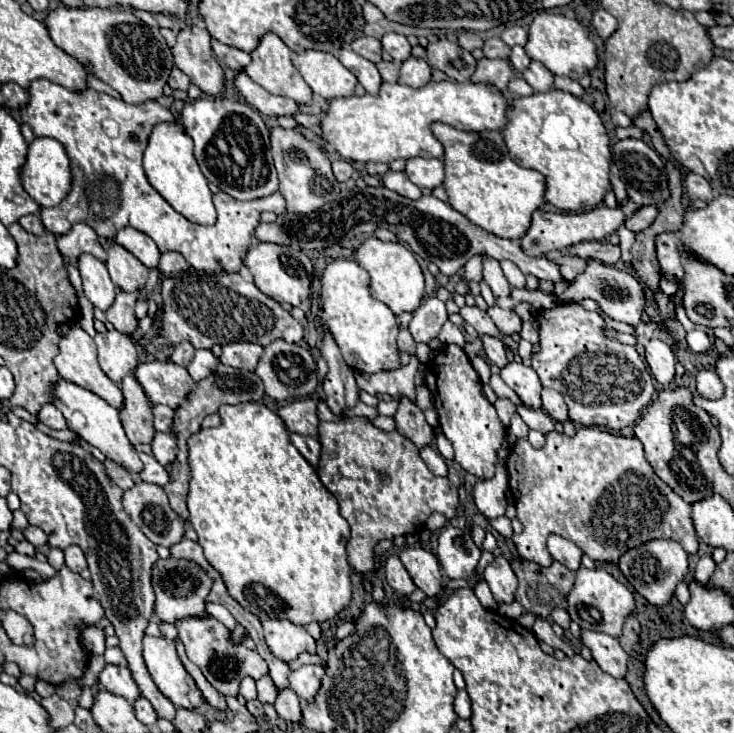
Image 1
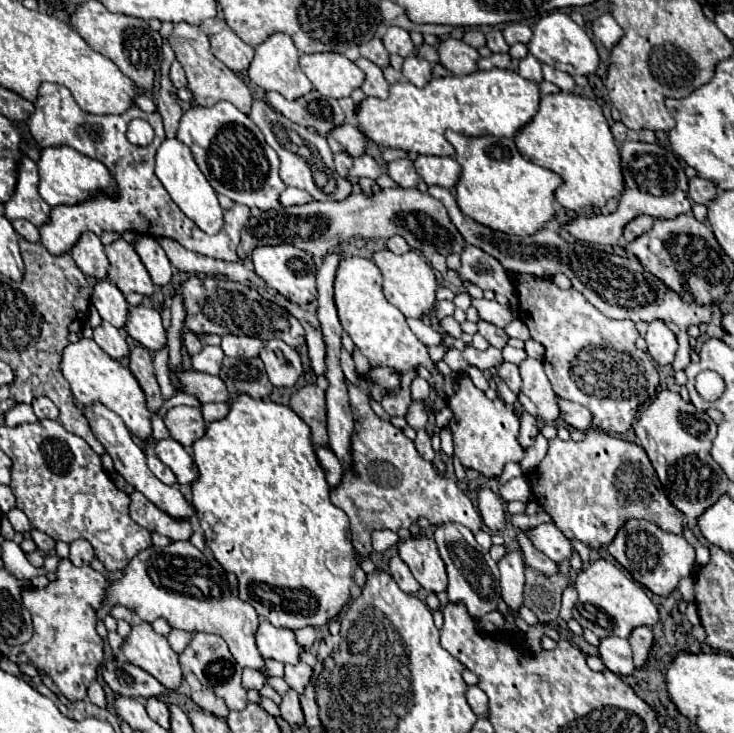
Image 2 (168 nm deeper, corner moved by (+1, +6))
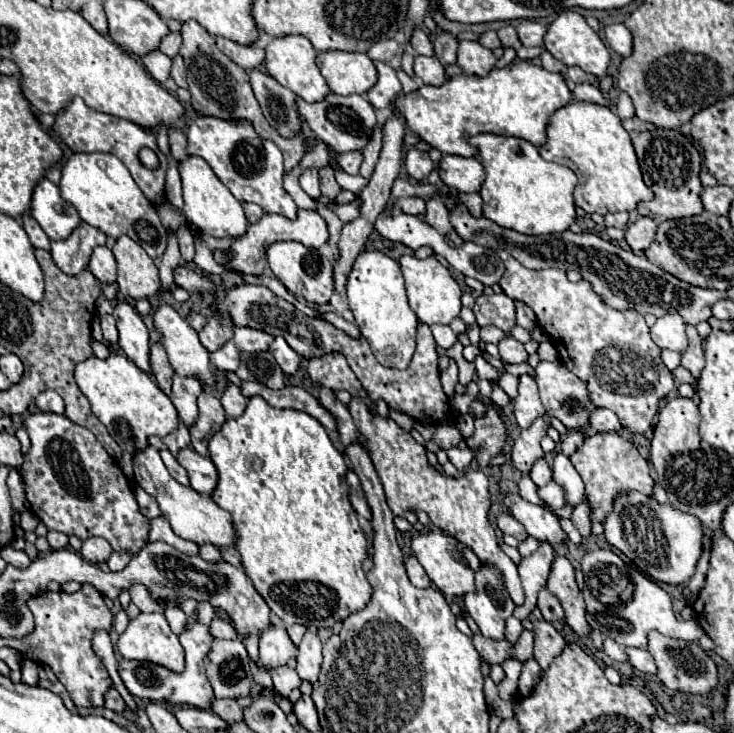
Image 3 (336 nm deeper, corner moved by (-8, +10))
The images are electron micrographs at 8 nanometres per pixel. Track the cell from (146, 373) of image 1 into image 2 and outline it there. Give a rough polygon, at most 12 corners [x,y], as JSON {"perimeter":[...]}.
{"perimeter":[[179,370],[187,394],[205,402],[227,402],[219,376]]}

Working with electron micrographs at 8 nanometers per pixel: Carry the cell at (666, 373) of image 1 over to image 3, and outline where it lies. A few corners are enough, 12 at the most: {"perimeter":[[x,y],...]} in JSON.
{"perimeter":[[666,314],[652,326],[660,348],[682,354],[688,348],[680,314]]}

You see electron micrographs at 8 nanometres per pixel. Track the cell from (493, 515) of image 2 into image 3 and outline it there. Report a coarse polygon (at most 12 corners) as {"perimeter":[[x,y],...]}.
{"perimeter":[[508,512],[496,516],[504,534],[524,540],[528,536],[514,516]]}

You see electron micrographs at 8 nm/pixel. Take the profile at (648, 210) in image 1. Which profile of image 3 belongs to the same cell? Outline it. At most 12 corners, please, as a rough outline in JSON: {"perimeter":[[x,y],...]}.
{"perimeter":[[644,216],[630,224],[624,238],[634,252],[650,246],[656,222]]}

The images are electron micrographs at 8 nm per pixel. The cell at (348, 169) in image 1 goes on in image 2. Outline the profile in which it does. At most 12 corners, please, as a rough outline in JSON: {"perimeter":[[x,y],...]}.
{"perimeter":[[347,152],[335,154],[335,170],[339,176],[349,174],[351,156]]}

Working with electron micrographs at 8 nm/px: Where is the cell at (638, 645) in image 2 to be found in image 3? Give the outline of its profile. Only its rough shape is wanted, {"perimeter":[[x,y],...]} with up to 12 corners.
{"perimeter":[[648,634],[656,676],[672,690],[704,694],[716,664],[698,644]]}

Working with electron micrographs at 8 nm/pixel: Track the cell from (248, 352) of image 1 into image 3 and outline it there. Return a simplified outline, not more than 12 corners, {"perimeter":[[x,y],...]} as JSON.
{"perimeter":[[236,328],[232,342],[242,352],[268,350],[274,338],[262,330]]}

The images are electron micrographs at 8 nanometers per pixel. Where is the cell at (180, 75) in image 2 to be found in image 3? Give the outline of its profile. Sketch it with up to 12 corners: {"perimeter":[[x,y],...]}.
{"perimeter":[[182,56],[172,58],[172,78],[186,88],[186,68]]}

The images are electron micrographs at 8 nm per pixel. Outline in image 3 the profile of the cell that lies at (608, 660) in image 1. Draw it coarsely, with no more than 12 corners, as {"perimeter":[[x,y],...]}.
{"perimeter":[[626,648],[628,662],[644,674],[656,674],[646,648]]}

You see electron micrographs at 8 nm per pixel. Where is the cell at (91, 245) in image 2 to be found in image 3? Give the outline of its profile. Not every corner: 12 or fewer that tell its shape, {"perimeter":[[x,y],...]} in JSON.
{"perimeter":[[96,246],[88,270],[102,282],[116,282],[116,258]]}

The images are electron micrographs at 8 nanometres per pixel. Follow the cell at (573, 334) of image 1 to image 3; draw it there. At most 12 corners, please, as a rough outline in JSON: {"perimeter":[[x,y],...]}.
{"perimeter":[[524,268],[498,284],[632,434],[674,390],[650,328],[586,280]]}

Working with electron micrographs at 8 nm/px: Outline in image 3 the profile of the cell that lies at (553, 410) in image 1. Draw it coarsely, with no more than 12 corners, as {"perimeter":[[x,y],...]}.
{"perimeter":[[594,408],[592,432],[616,432],[622,426],[612,410]]}

